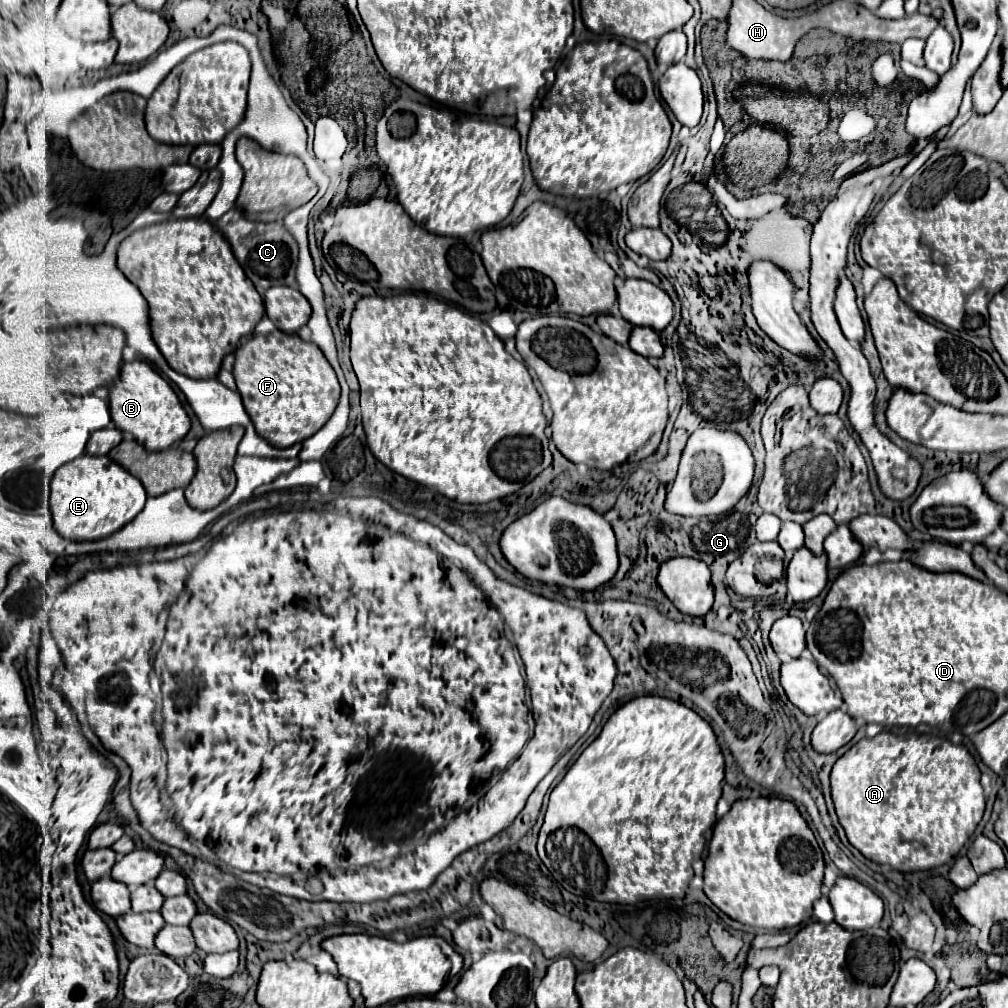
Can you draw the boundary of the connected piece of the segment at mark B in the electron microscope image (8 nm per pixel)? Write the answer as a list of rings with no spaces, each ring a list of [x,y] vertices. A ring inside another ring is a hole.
[[[139,358],[123,362],[119,378],[109,386],[109,414],[117,430],[133,434],[133,438],[147,450],[165,450],[173,442],[179,442],[191,428],[191,420],[173,388]]]

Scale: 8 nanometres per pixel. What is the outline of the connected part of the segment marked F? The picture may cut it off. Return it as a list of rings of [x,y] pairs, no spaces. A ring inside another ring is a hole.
[[[281,330],[265,336],[255,334],[239,346],[233,376],[257,434],[275,448],[289,448],[313,436],[331,418],[339,398],[337,376],[321,350],[313,342]]]

